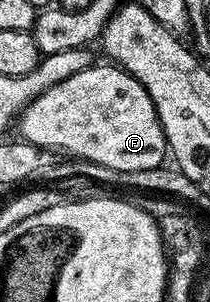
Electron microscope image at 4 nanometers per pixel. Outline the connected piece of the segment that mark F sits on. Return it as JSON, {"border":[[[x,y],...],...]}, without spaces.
{"border":[[[94,64],[47,88],[21,113],[20,137],[50,152],[66,150],[77,160],[103,164],[119,172],[143,172],[167,158],[165,133],[151,96],[116,64]]]}

